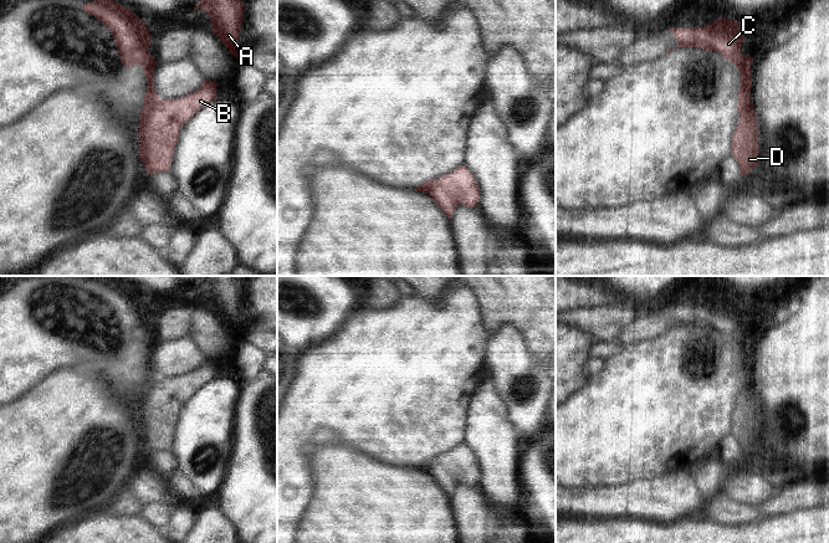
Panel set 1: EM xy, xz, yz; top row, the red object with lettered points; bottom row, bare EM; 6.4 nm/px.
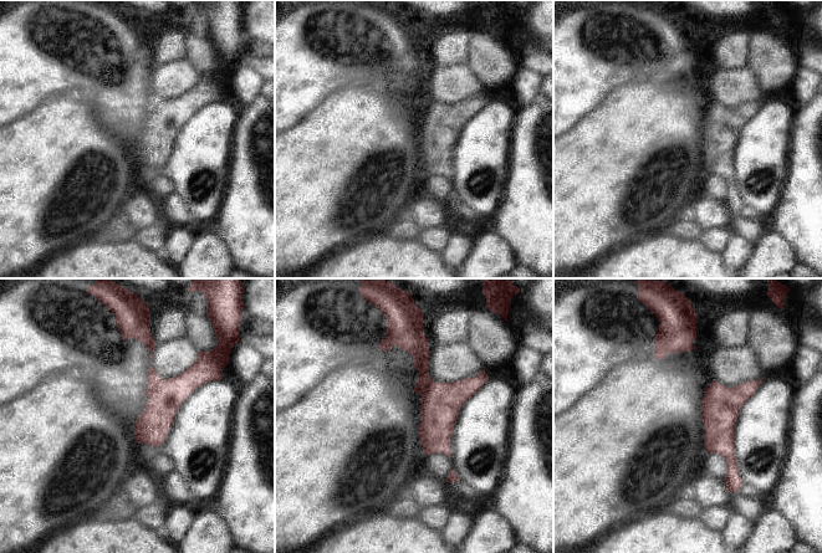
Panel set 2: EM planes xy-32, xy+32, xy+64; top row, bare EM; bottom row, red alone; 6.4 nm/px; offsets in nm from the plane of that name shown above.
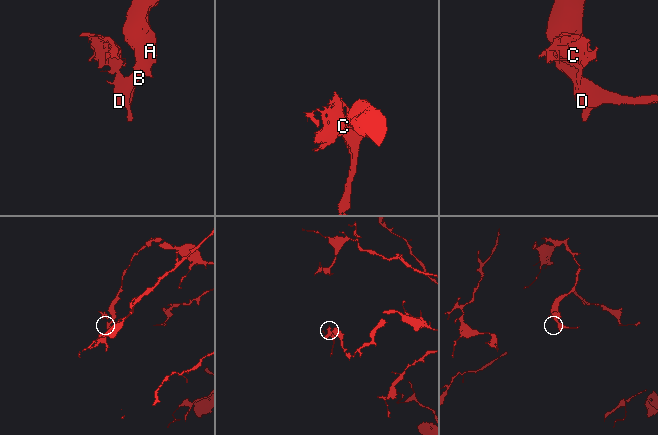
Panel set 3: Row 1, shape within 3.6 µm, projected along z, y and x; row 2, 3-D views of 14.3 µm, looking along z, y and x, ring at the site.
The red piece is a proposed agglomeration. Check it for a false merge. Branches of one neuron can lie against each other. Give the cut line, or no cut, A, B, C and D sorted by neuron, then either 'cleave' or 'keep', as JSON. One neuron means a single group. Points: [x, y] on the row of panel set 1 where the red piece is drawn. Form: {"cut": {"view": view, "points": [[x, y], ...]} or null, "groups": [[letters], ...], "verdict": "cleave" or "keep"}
{"cut": {"view": "xy", "points": [[159, 98], [141, 123]]}, "groups": [["A", "B", "D"], ["C"]], "verdict": "cleave"}

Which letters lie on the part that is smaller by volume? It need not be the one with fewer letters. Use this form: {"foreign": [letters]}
{"foreign": ["C"]}

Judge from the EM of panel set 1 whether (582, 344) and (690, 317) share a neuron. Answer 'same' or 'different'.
different

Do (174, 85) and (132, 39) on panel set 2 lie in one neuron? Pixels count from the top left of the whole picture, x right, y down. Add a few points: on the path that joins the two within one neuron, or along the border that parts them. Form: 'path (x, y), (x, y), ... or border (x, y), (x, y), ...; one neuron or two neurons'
border (156, 65), (152, 72), (152, 88), (157, 95); two neurons

